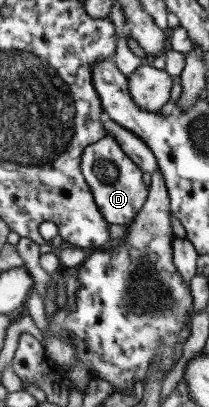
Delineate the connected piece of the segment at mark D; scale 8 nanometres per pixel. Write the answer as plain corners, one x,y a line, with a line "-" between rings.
105,133
95,143
83,148
80,157
80,172
92,193
99,213
109,223
125,225
132,222
135,214
145,203
148,191
143,183
140,169
126,156
110,133

